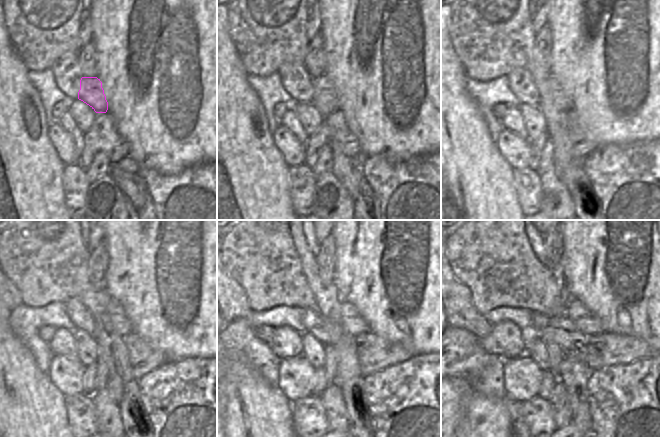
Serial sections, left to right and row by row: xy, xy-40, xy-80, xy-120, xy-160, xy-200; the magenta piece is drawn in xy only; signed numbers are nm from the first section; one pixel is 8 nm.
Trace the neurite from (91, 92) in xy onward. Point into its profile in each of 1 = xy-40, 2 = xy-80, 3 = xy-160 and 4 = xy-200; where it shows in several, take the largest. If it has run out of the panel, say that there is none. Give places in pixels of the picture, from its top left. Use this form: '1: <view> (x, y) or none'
1: xy-40 (326, 100)
2: xy-80 (552, 100)
3: xy-160 (347, 309)
4: xy-200 (576, 309)

